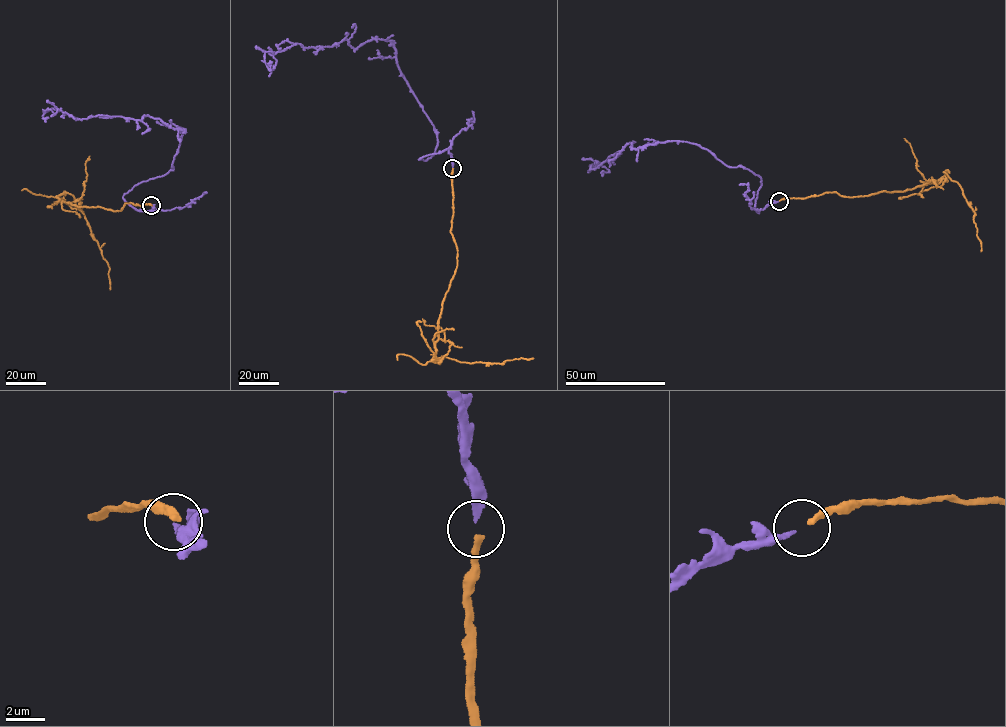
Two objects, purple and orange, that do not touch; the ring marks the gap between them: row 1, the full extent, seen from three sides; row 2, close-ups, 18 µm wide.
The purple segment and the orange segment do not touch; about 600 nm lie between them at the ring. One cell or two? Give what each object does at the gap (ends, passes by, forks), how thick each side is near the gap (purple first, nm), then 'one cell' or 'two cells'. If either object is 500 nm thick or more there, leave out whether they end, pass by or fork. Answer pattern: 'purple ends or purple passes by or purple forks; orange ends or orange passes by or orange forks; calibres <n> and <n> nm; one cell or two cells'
purple ends; orange ends; calibres 240 and 320 nm; one cell

